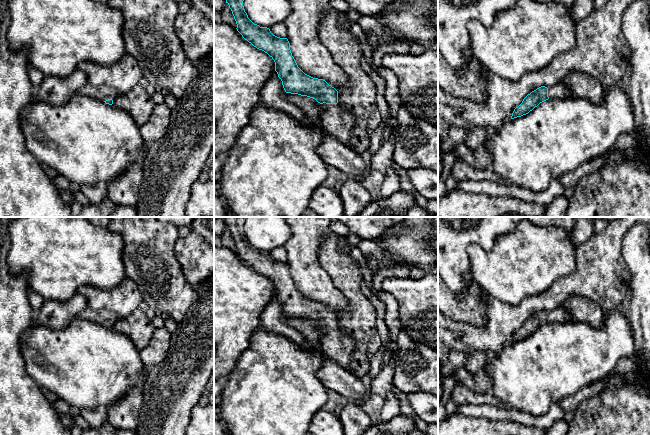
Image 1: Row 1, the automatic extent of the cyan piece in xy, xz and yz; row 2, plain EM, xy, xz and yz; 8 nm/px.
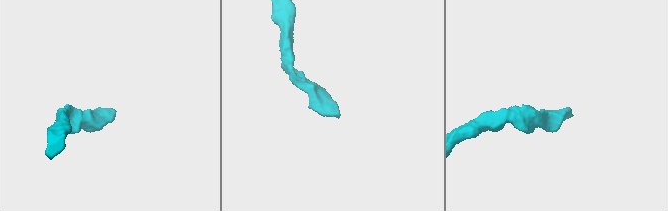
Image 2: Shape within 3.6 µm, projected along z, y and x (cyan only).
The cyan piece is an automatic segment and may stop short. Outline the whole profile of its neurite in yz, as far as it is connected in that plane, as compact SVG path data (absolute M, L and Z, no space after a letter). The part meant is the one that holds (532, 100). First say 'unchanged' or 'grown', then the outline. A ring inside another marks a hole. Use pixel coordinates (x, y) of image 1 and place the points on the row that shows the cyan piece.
grown; M562 82L549 88L541 86L523 99L522 103L514 109L511 119L528 114L540 103L548 99L569 99L570 97L572 97L572 94L569 88Z

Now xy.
grown; M90 84L84 85L79 93L85 94L104 101L106 104L112 105L113 100L120 95L120 93L110 87L94 87Z

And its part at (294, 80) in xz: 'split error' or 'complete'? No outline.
split error

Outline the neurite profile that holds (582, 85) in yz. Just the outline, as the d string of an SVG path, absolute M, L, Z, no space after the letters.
M572 71L562 83L569 88L573 97L585 98L594 105L600 105L604 100L605 89L587 73Z

